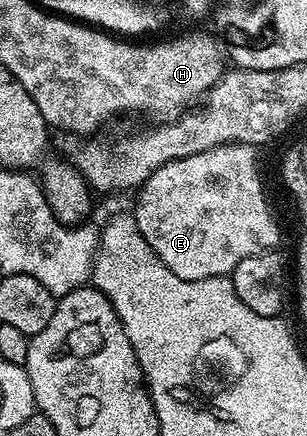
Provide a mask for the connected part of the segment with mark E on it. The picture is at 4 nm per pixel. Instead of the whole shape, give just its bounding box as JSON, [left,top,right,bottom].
[135,143,280,279]

